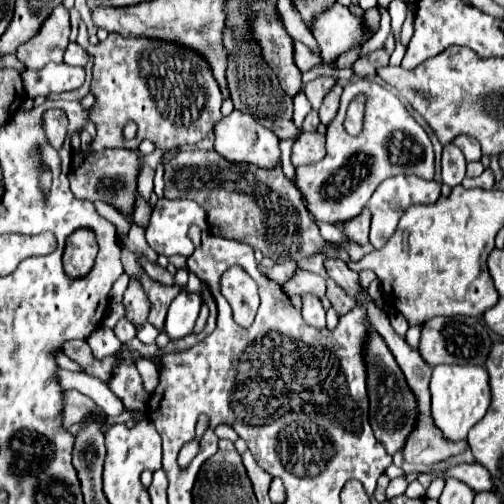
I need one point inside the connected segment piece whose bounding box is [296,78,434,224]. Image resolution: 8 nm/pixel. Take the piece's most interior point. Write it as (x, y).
(336, 189)

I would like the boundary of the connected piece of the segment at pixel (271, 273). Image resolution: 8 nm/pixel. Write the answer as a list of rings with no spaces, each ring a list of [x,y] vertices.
[[[284,260],[268,269],[266,276],[271,280],[276,280],[278,284],[286,284],[296,274],[296,270],[298,270],[298,264],[294,260]]]

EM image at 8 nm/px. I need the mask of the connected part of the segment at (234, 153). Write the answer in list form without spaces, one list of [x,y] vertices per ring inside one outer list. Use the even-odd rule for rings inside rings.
[[[232,110],[232,114],[224,116],[220,120],[220,124],[214,126],[214,134],[216,134],[214,150],[220,156],[224,156],[228,162],[246,162],[246,164],[266,168],[266,166],[274,166],[280,158],[278,136],[272,130],[268,130],[266,126],[258,124],[252,116],[240,112],[240,110]]]

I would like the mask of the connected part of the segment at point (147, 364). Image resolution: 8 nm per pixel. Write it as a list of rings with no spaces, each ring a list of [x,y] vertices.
[[[138,358],[138,360],[134,360],[134,364],[136,364],[136,368],[142,377],[143,384],[145,386],[153,386],[153,389],[145,389],[149,395],[152,394],[156,389],[156,382],[158,382],[156,364],[150,358]]]

